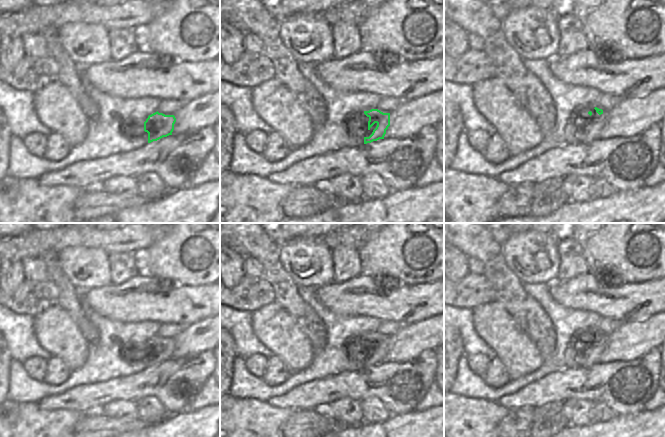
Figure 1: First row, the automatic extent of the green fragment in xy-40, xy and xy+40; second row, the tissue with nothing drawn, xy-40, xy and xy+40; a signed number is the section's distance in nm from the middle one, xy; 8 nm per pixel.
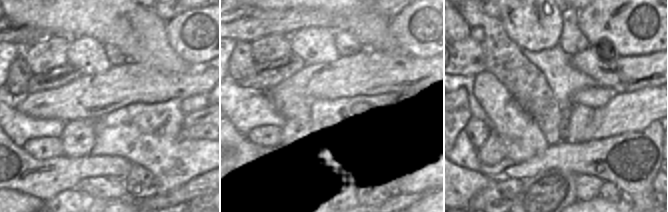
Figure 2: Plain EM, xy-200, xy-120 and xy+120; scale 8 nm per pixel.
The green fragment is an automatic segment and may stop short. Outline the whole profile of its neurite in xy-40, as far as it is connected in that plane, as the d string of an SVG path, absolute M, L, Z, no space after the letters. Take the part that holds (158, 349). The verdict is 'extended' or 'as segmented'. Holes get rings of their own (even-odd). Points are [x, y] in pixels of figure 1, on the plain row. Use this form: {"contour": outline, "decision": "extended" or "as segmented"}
{"contour": "M158 335L149 339L144 346L144 355L148 357L148 367L172 359L176 342Z", "decision": "as segmented"}

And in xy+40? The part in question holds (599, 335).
{"contour": "M577 331L564 352L564 362L567 367L591 367L600 363L603 350L604 338L602 333Z", "decision": "extended"}

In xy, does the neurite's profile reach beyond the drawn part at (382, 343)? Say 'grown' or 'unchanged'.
grown

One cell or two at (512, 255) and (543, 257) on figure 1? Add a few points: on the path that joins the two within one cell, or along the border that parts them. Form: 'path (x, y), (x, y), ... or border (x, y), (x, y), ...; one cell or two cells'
path (520, 255), (535, 257); one cell

